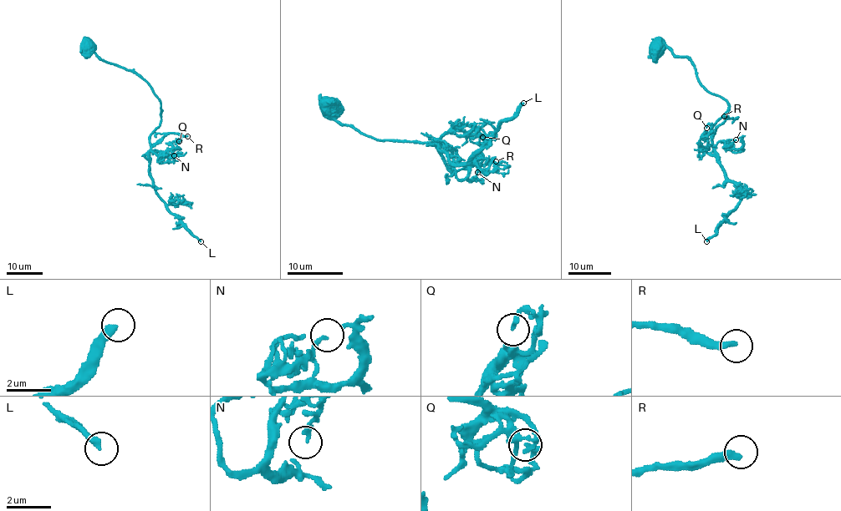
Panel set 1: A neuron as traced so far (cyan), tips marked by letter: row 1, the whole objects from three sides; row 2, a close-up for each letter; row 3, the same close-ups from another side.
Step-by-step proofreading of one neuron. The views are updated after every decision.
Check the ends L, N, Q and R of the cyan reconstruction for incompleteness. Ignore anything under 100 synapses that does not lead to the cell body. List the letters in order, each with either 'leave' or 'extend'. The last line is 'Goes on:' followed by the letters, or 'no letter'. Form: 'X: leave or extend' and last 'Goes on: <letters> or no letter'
L: extend
N: leave
Q: leave
R: leave
Goes on: L

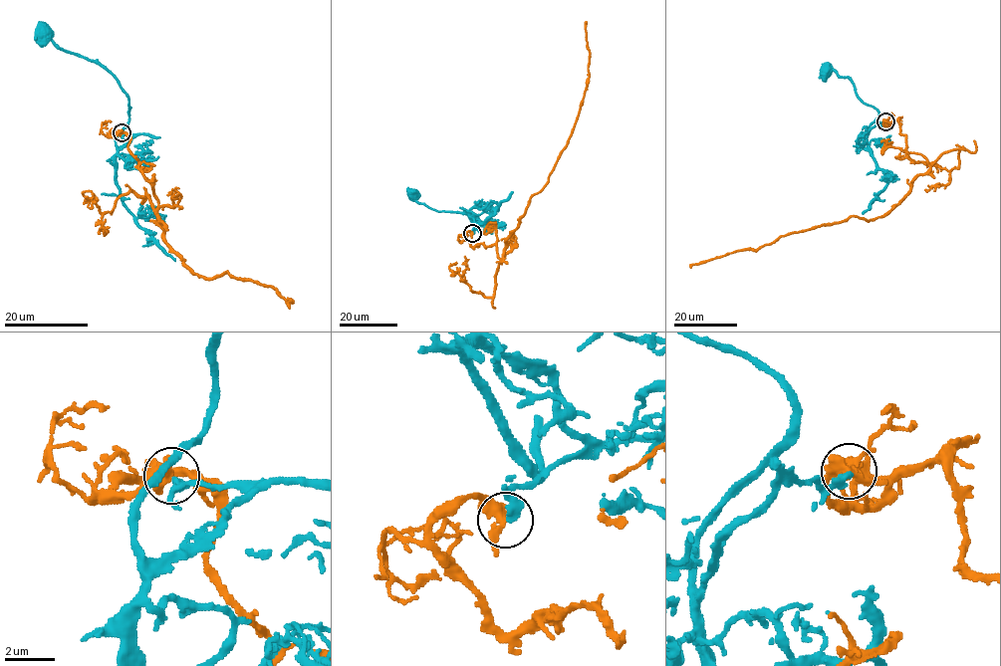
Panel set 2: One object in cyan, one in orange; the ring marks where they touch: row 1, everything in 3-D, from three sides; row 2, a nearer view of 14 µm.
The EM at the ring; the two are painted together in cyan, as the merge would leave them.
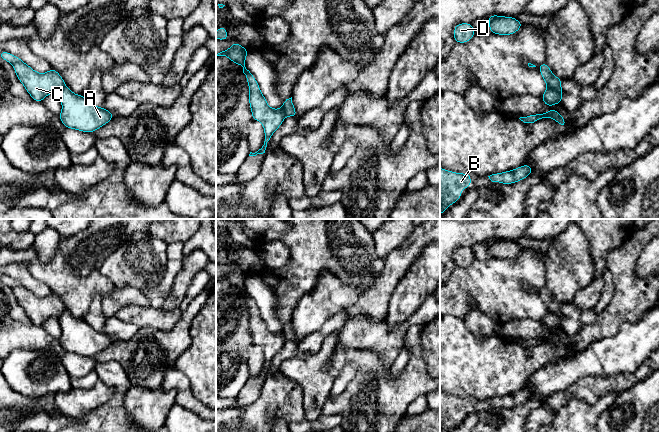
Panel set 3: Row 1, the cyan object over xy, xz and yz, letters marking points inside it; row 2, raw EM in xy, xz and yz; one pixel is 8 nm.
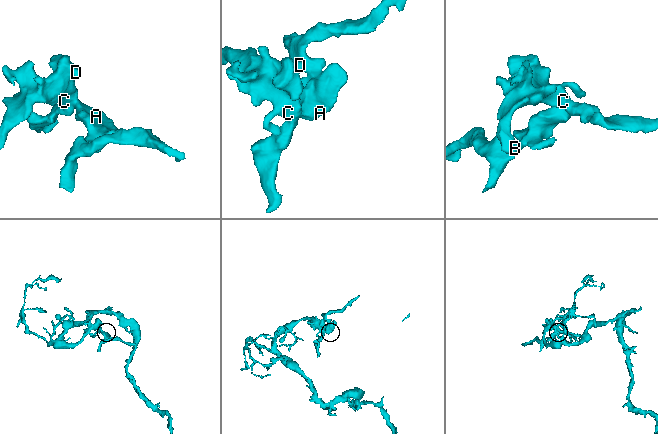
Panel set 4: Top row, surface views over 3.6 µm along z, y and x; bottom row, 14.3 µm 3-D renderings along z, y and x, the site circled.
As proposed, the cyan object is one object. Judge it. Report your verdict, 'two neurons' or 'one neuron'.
two neurons

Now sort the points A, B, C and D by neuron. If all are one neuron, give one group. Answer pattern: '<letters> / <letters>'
A B / C D

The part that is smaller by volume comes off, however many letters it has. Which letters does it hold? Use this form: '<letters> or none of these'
A, B

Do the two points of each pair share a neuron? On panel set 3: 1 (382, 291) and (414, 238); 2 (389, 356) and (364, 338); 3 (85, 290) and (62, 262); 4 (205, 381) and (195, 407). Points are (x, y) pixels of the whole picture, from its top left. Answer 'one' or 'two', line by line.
1: one
2: one
3: one
4: two

